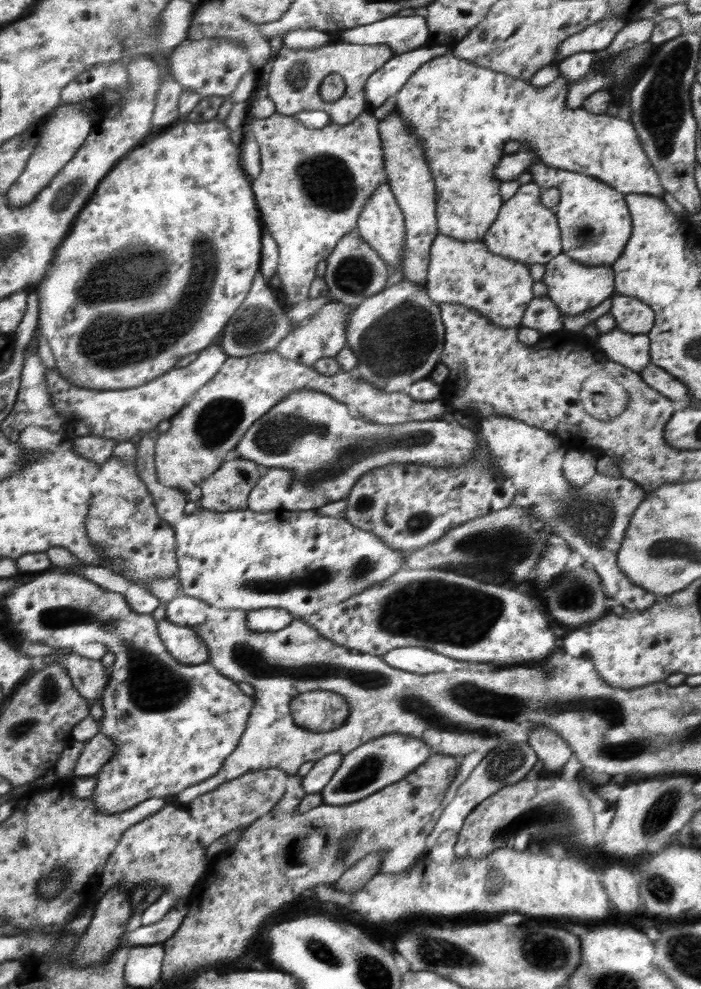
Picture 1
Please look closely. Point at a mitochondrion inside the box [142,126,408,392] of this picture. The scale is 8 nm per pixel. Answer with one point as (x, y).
(326, 180)

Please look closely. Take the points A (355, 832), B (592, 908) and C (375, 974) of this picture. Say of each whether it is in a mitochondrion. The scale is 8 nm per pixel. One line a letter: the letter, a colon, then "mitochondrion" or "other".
A: mitochondrion
B: other
C: mitochondrion

